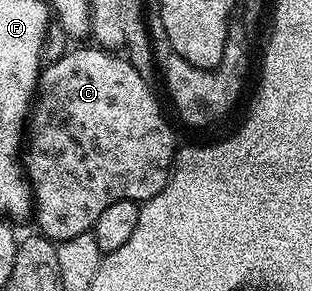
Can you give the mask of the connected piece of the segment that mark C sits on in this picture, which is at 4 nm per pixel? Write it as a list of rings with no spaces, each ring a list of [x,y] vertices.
[[[92,47],[96,49],[72,49],[69,53],[64,53],[53,65],[45,64],[40,74],[38,86],[38,96],[30,109],[30,116],[26,122],[26,144],[22,149],[22,164],[24,172],[29,181],[32,182],[34,190],[34,221],[40,224],[39,232],[53,243],[59,243],[70,239],[79,233],[89,232],[92,224],[102,215],[106,207],[115,201],[135,201],[143,203],[148,201],[162,187],[166,187],[168,175],[172,171],[174,158],[178,152],[176,137],[172,134],[172,129],[168,126],[168,121],[164,118],[164,113],[160,110],[160,105],[156,102],[156,93],[149,81],[142,79],[138,71],[123,56],[109,51],[103,47]]]

